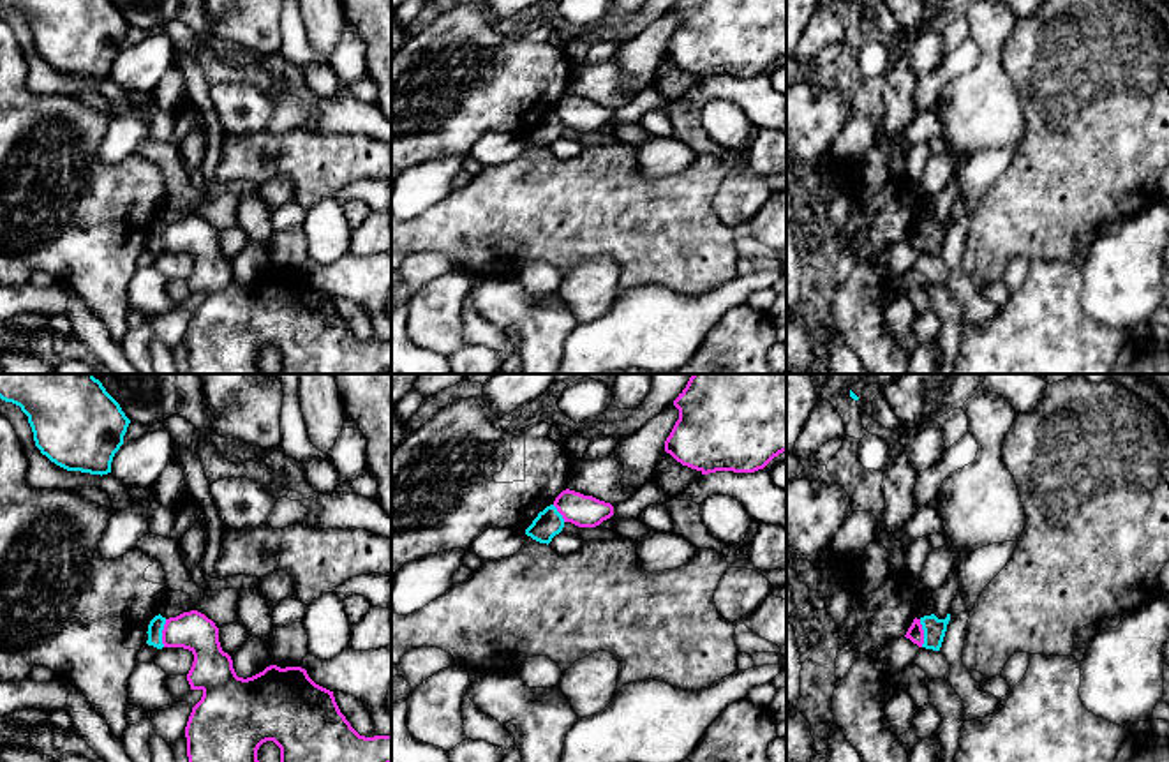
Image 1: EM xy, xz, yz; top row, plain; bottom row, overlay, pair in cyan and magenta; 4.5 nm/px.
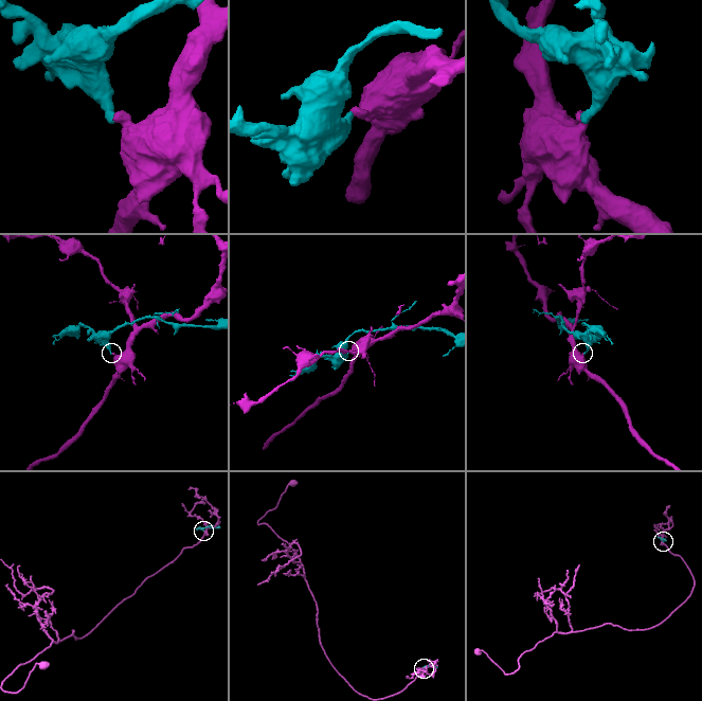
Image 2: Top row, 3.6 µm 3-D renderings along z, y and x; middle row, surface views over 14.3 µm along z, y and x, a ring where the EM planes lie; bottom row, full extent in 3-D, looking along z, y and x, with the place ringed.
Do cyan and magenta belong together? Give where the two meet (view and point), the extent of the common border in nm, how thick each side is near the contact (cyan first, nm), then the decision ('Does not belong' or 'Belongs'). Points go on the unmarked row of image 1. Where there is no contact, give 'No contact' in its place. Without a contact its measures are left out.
Touches cyan at xy (161, 239). Shared border 130 nm. Thickness 70 nm (cyan) against 180 nm. Does not belong

